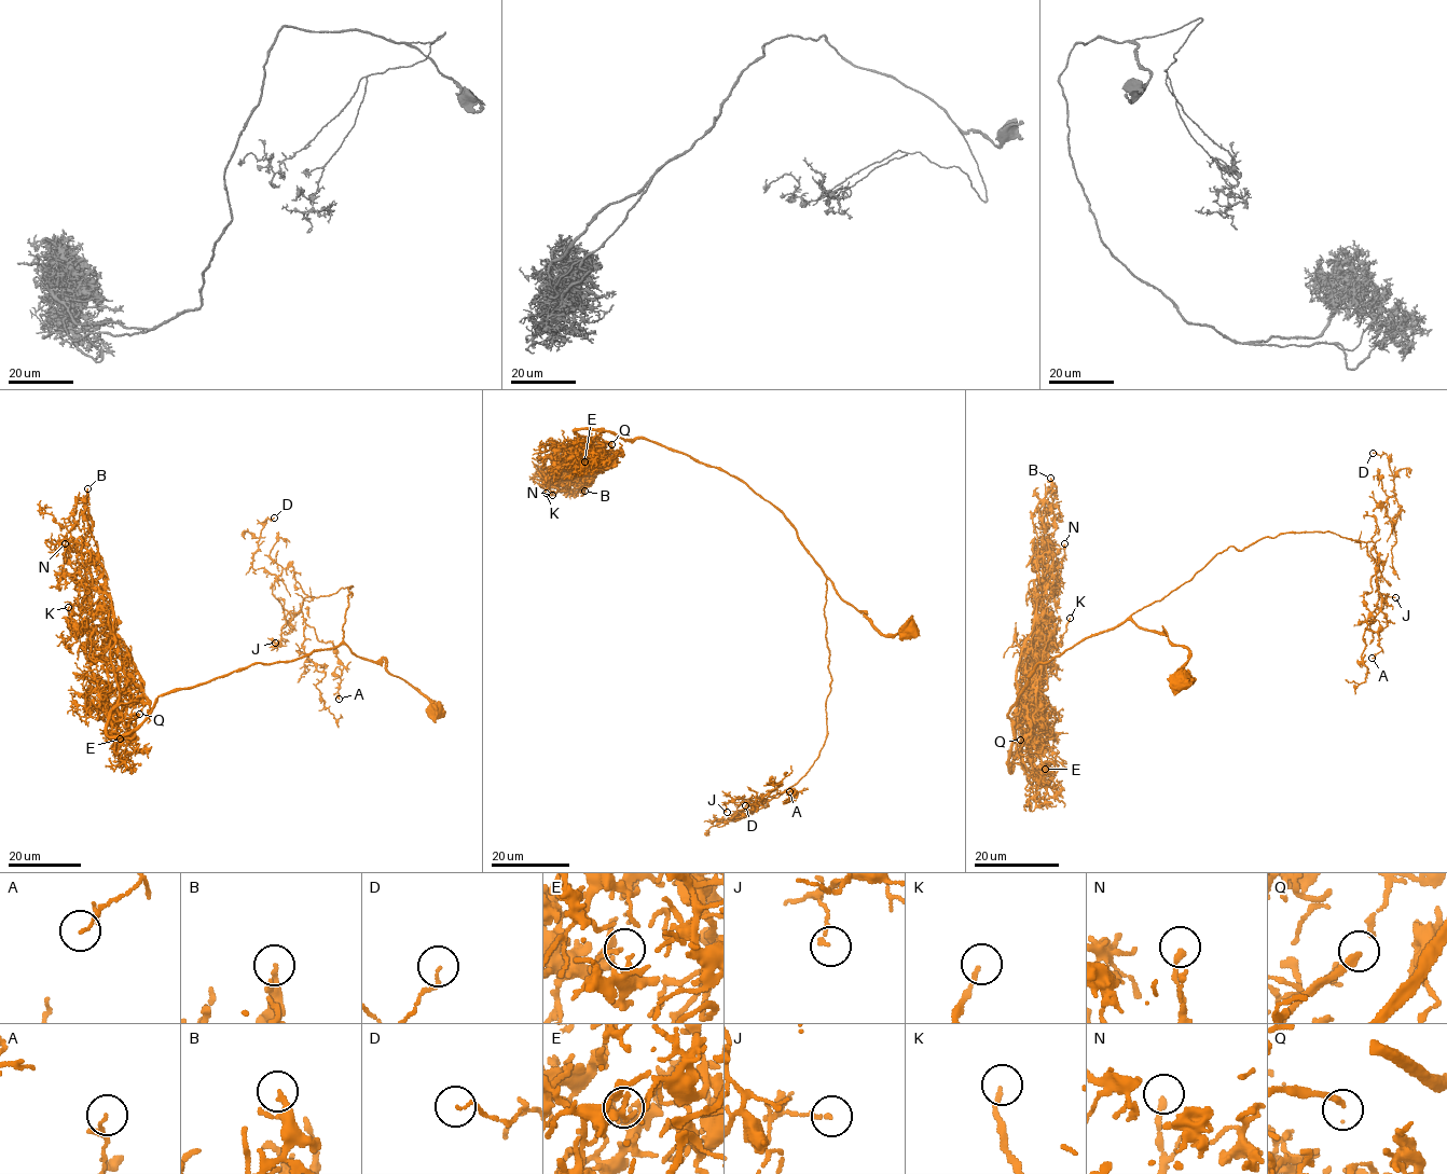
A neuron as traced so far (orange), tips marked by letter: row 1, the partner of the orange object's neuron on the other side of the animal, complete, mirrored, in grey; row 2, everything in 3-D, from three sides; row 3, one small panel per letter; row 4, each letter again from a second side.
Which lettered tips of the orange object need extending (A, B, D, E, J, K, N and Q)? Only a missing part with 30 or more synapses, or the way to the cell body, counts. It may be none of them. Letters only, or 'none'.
none

